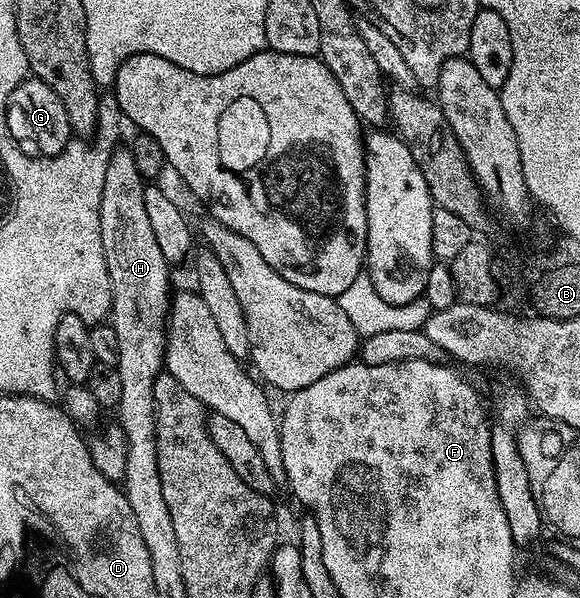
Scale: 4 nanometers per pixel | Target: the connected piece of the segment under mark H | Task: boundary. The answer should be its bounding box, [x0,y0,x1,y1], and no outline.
[99,146,173,533]

